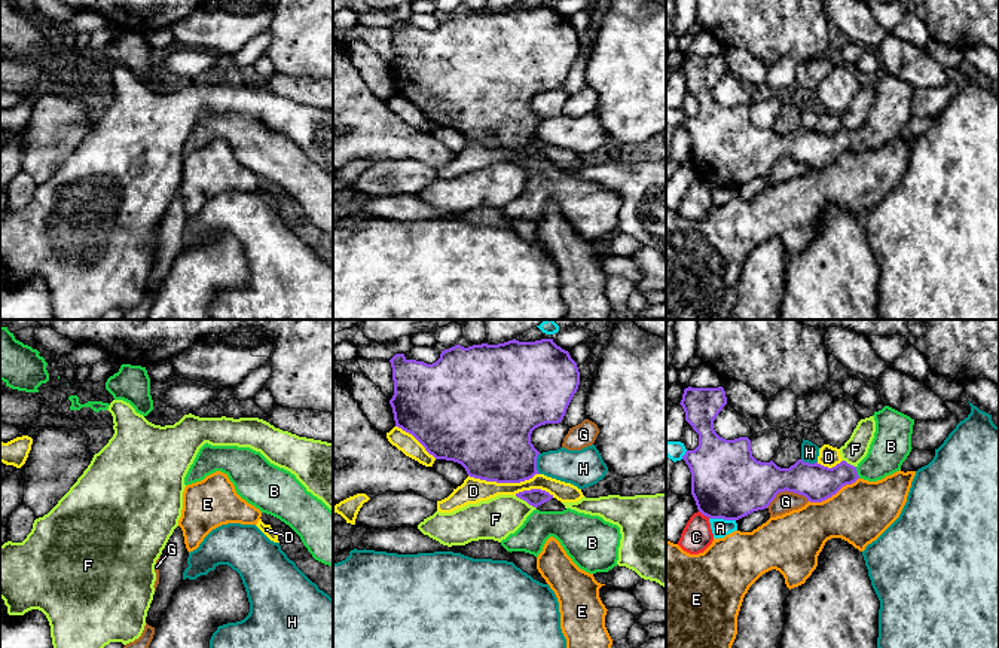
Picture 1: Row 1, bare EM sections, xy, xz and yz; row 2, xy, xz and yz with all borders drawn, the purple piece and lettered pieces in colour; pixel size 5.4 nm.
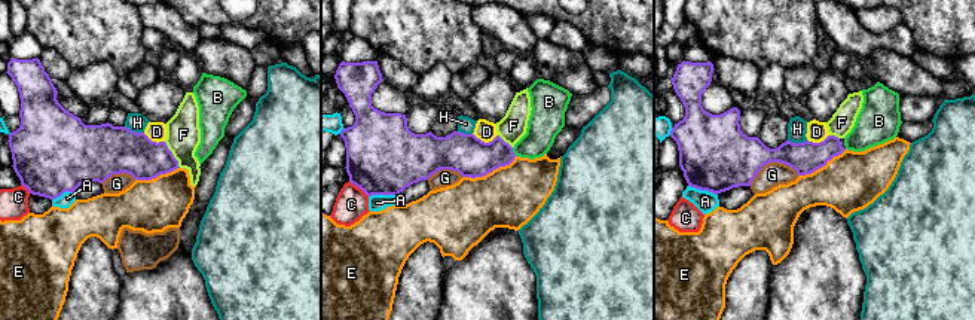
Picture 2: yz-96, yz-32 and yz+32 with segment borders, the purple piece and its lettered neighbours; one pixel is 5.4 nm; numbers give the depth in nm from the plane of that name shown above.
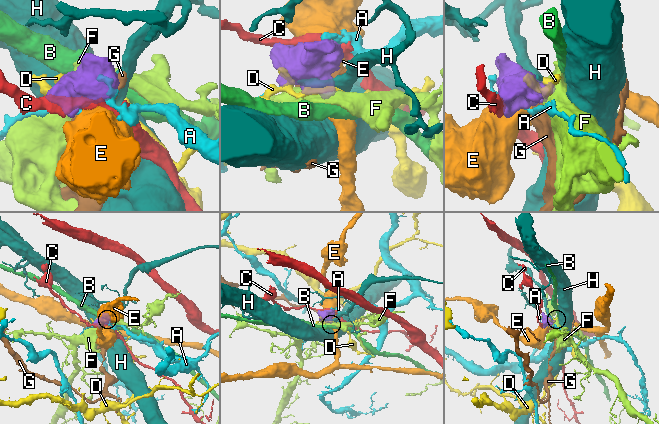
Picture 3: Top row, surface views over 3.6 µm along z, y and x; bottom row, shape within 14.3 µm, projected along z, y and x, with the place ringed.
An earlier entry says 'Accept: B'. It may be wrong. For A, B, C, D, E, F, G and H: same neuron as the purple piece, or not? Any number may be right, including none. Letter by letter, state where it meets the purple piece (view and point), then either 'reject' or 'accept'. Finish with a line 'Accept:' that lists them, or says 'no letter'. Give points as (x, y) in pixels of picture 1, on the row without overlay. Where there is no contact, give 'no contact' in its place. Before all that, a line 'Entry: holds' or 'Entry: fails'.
Entry: holds
A: yz (723, 185) | reject
B: yz (857, 140) | accept
C: yz (705, 182) | reject
D: xz (503, 149) | reject
E: yz (833, 161) | reject
F: xz (527, 168) | reject
G: yz (785, 156) | reject
H: xz (535, 131) | reject
Accept: B

